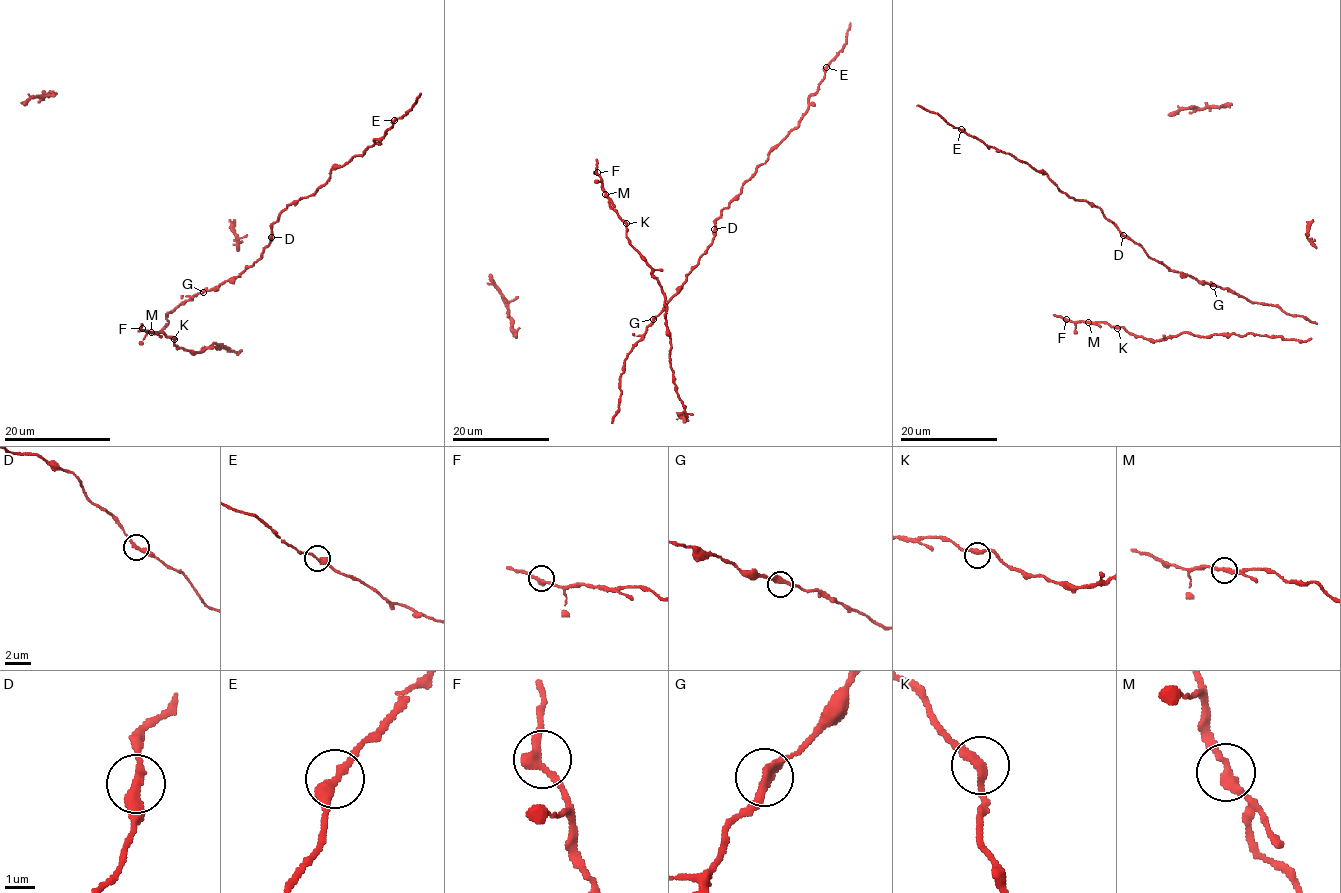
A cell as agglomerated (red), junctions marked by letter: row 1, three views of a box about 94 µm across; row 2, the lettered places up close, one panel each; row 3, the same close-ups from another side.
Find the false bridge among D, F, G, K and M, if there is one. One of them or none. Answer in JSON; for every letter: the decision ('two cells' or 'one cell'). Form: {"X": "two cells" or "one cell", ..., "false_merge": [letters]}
{"D": "one cell", "F": "one cell", "G": "one cell", "K": "one cell", "M": "one cell", "false_merge": []}

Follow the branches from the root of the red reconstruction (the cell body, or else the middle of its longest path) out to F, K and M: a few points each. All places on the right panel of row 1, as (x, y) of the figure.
F: (1228, 332), (1205, 337), (1183, 332), (1149, 341), (1105, 322), (1066, 319)
K: (1228, 332), (1205, 337), (1183, 332), (1149, 341), (1122, 327), (1117, 328)
M: (1228, 332), (1205, 337), (1183, 332), (1149, 341), (1122, 327), (1088, 322)

